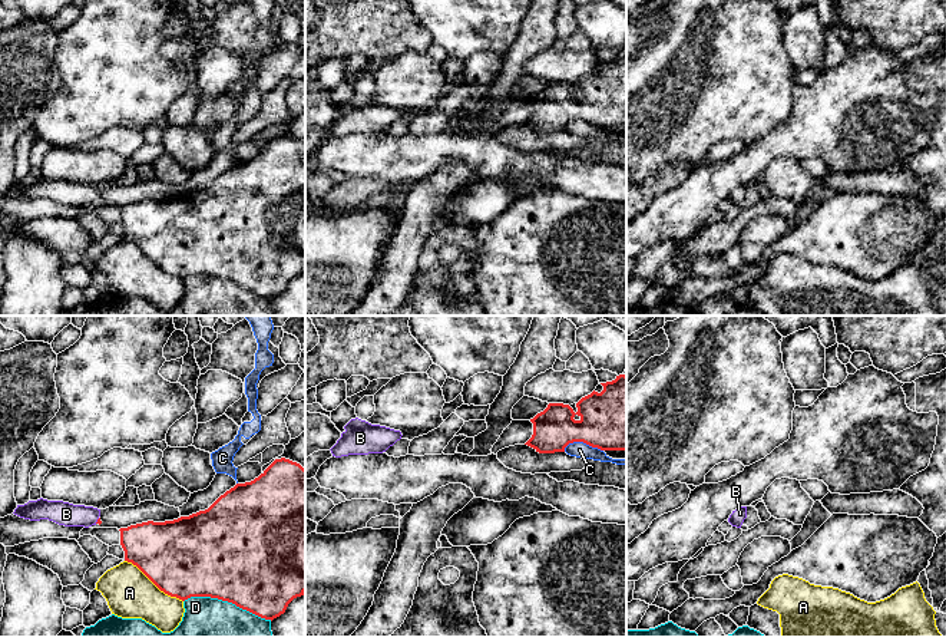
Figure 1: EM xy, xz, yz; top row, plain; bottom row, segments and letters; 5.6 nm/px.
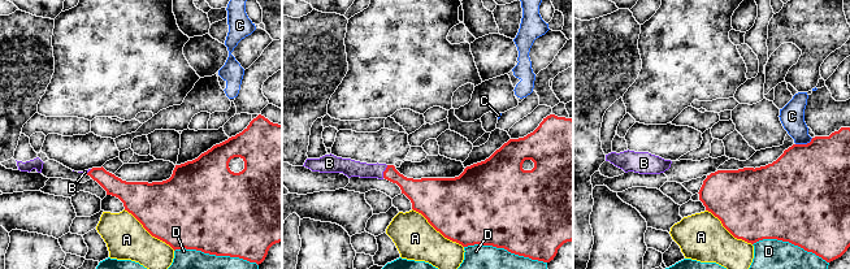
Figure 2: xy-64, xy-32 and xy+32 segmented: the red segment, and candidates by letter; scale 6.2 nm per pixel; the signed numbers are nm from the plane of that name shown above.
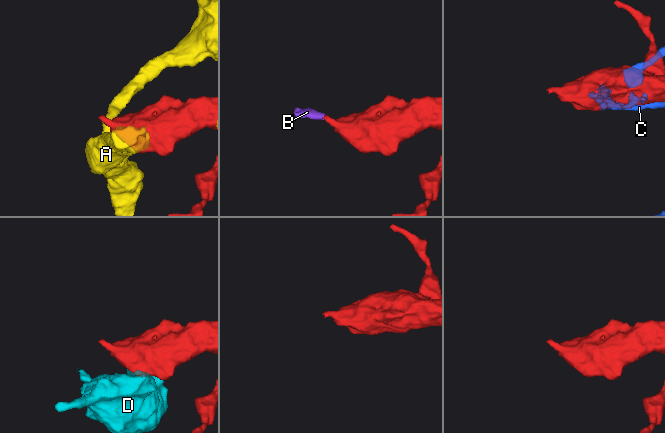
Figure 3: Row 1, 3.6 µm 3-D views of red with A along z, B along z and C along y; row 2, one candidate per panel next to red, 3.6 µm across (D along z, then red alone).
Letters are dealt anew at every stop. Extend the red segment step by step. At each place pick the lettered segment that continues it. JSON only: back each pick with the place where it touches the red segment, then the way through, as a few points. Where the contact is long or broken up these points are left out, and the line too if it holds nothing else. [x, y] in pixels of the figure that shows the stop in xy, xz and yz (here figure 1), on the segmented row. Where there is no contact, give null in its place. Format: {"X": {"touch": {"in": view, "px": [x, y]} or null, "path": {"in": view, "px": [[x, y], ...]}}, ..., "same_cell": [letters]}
{"B": {"touch": {"in": "xy", "px": [98, 521]}, "path": {"in": "xy", "px": [[99, 521], [98, 521], [89, 515], [66, 514]]}}, "same_cell": ["B"]}

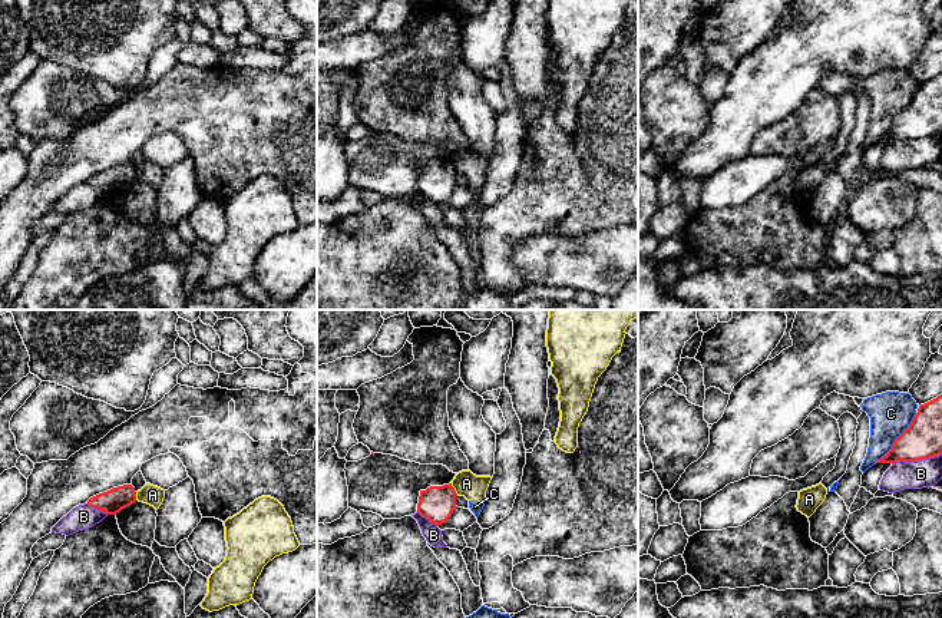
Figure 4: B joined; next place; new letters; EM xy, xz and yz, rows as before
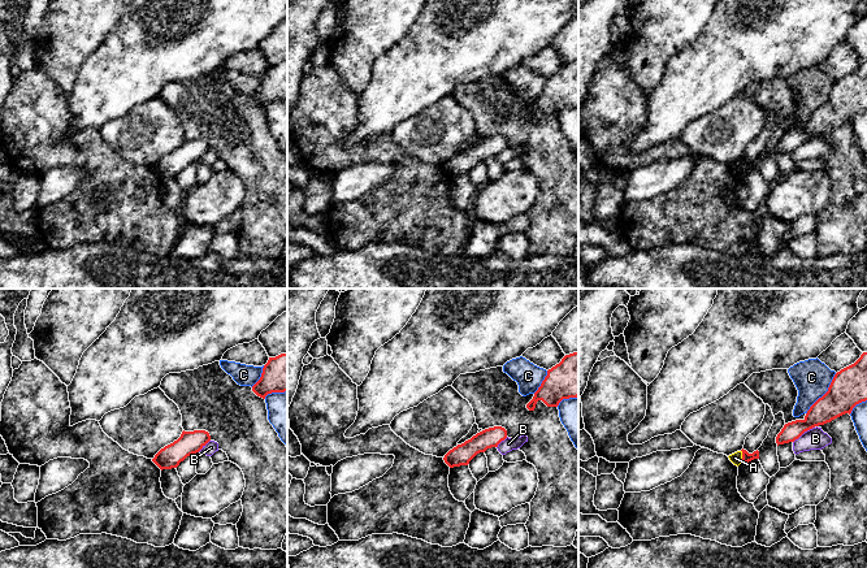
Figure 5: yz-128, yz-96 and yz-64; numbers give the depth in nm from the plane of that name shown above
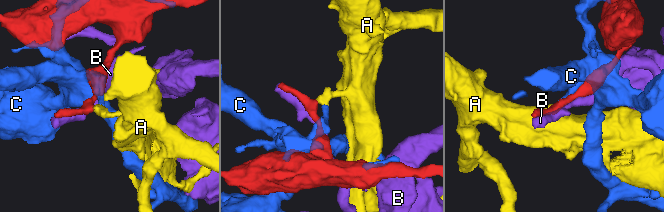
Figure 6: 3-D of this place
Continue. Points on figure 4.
{"same_cell": []}

